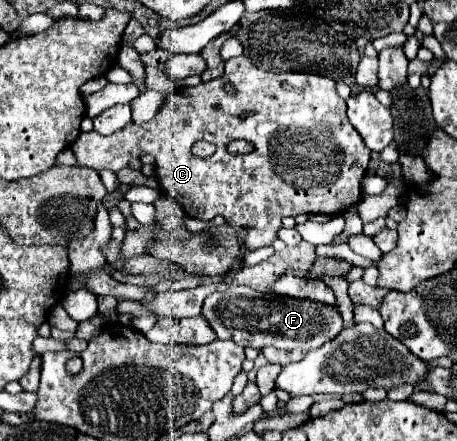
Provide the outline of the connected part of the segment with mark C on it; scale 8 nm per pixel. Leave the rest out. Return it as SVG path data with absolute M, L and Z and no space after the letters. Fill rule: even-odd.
M236 56L226 60L226 72L222 78L200 82L198 86L176 90L164 108L146 124L130 122L122 130L102 136L98 132L80 134L80 140L72 144L72 152L80 166L94 170L110 168L114 172L128 166L132 158L142 154L152 154L158 166L158 180L166 192L184 208L192 218L210 222L216 214L224 216L222 226L210 228L210 234L220 236L218 248L206 248L204 236L208 232L198 232L190 238L180 240L160 240L148 252L158 258L176 260L190 274L218 276L226 274L230 266L242 258L242 242L238 240L238 230L246 230L246 252L252 252L262 246L272 246L282 228L284 216L298 214L344 214L348 208L356 206L362 200L362 178L370 160L370 148L364 144L362 136L352 128L346 114L346 100L336 94L336 82L320 74L302 74L302 72L264 72L256 68L246 56ZM230 82L236 88L236 94L230 96L224 92L224 84ZM198 140L212 142L216 152L208 158L198 158L192 154L192 146ZM230 140L250 140L256 144L256 150L244 156L232 156L226 152Z

